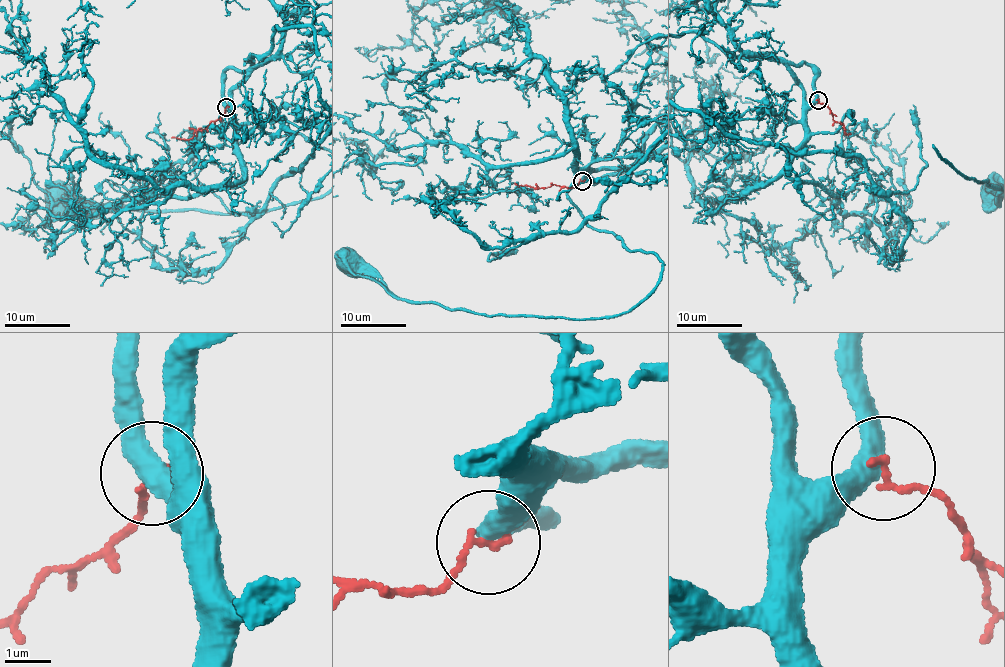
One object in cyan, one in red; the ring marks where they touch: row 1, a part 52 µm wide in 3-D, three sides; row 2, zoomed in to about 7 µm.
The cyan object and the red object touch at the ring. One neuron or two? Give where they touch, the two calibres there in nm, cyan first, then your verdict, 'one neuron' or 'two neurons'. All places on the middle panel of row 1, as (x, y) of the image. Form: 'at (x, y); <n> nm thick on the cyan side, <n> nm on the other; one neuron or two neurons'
at (582, 181); 440 nm thick on the cyan side, 170 nm on the other; two neurons

